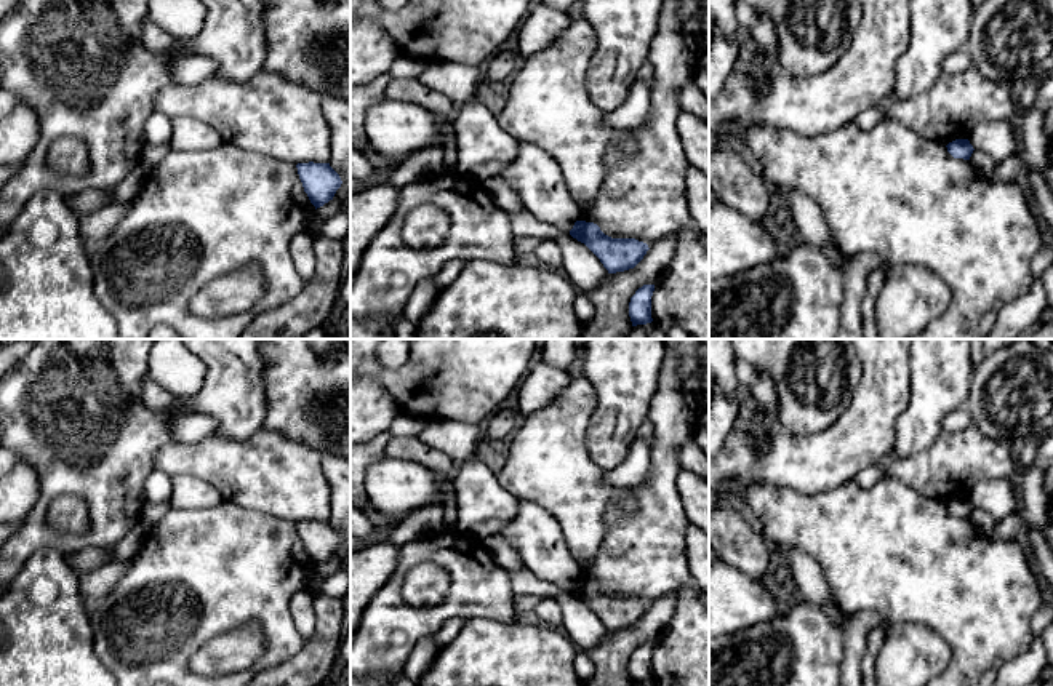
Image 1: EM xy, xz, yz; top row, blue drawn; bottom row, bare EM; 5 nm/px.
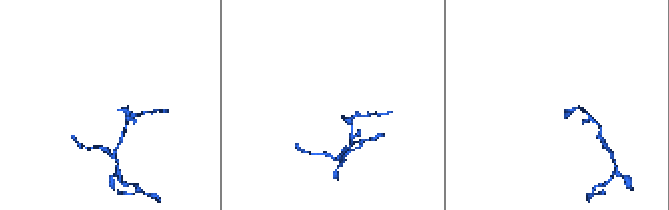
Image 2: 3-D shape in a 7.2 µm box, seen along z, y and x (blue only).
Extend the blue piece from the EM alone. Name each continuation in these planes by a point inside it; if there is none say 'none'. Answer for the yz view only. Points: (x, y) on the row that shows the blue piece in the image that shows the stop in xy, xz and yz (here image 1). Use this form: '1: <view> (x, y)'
none

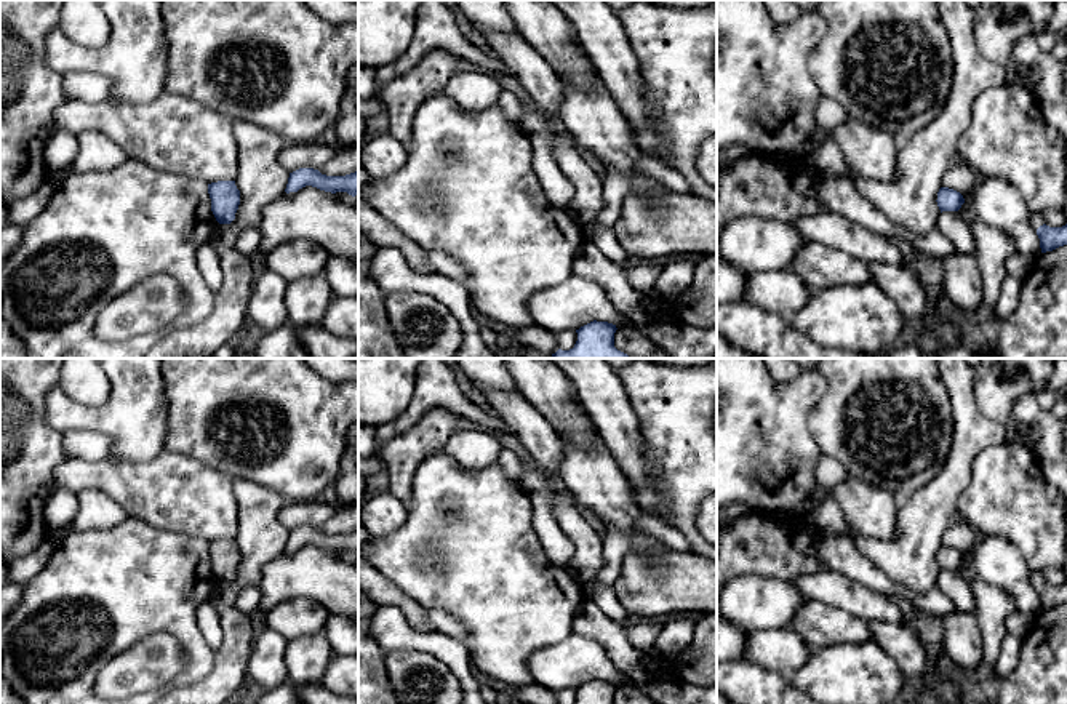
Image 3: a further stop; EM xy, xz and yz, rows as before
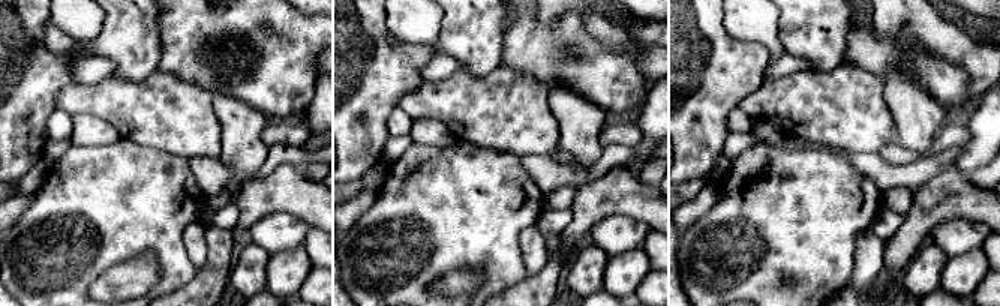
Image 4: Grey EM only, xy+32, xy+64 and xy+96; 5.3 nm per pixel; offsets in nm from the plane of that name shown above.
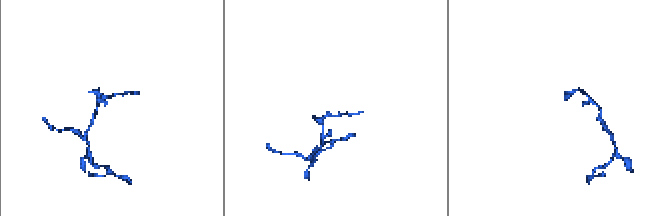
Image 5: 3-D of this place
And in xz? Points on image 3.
none

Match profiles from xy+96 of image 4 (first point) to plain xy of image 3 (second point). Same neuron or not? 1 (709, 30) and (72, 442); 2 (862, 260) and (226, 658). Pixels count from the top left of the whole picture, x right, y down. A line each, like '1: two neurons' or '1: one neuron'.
1: two neurons
2: two neurons

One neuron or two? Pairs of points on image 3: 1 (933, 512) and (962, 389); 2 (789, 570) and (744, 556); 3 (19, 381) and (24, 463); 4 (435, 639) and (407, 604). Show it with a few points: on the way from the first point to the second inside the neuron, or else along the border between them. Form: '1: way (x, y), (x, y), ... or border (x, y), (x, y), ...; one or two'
1: way (951, 482), (963, 452), (963, 420); one
2: way (778, 559), (773, 556), (755, 556); one
3: way (23, 402), (23, 442); one
4: border (399, 608), (415, 629), (434, 631); two

